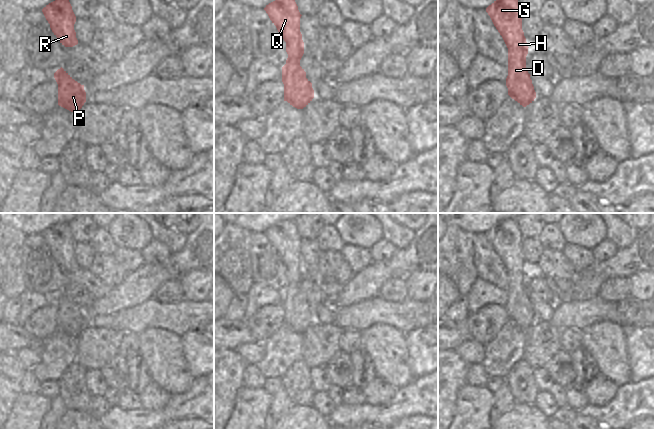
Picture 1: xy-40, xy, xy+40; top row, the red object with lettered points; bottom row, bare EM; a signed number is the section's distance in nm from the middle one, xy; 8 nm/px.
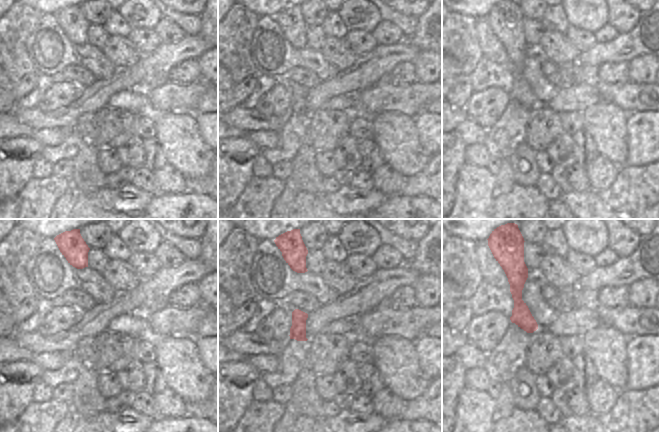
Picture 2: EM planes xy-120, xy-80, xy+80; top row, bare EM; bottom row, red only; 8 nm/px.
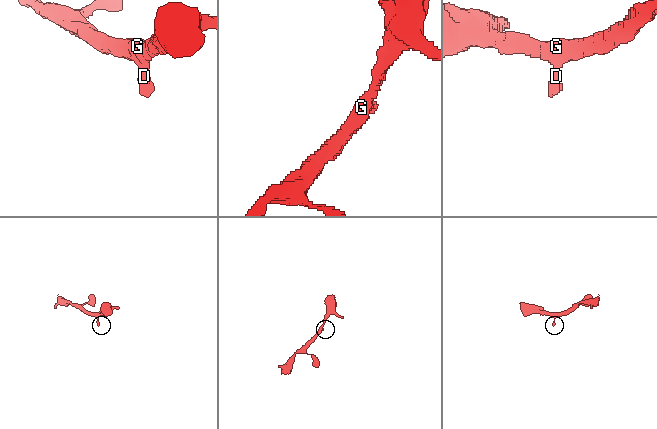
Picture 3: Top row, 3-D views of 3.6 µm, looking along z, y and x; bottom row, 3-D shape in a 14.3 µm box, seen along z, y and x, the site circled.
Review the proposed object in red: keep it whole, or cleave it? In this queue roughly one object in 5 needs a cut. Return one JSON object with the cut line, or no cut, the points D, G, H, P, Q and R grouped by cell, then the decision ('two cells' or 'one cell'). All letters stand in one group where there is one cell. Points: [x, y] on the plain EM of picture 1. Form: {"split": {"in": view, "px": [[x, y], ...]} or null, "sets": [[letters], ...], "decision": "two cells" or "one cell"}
{"split": null, "sets": [["D", "G", "H", "P", "Q", "R"]], "decision": "one cell"}

